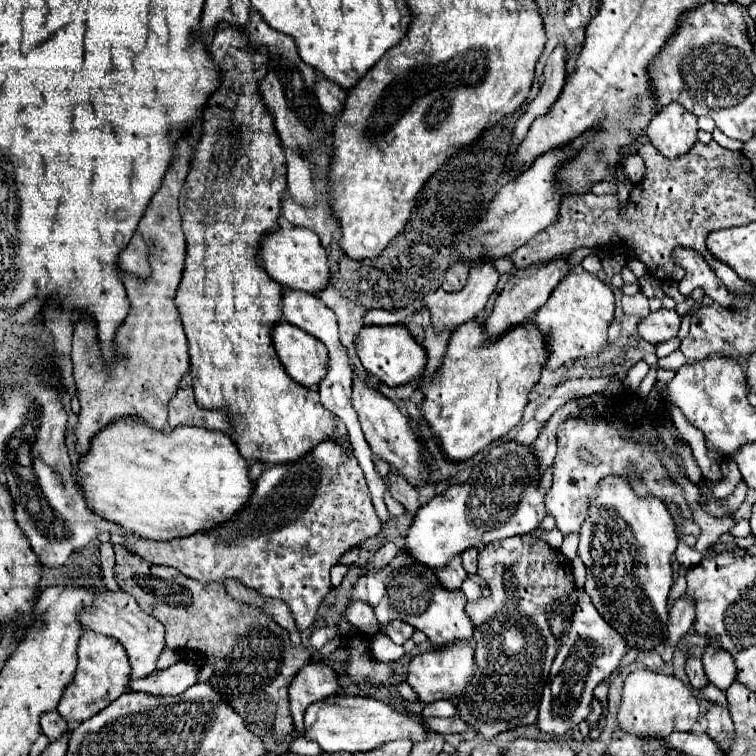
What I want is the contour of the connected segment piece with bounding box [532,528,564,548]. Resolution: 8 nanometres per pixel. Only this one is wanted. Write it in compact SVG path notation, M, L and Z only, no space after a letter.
M536 528L534 532L532 532L532 536L536 536L536 538L540 538L540 540L544 540L544 542L548 542L552 548L560 548L560 544L562 544L562 532L558 532L556 528L554 530L550 530L550 532L544 532L544 530L540 530L540 528Z

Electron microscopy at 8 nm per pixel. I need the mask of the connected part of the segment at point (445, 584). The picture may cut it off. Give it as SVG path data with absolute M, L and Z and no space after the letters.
M456 556L444 570L438 570L436 576L438 576L442 588L448 588L448 590L460 590L462 582L466 580L468 574L466 574L466 570L464 570L462 564L460 564L460 556Z

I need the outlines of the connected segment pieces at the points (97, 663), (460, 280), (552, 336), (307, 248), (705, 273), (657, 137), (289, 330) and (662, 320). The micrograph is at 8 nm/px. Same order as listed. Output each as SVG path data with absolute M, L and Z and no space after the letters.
M86 630L78 642L78 670L72 684L66 688L58 712L66 722L84 722L112 704L130 684L130 662L124 646L118 640Z
M454 262L452 264L452 268L448 268L446 270L446 278L444 278L444 282L442 282L442 288L444 290L462 290L464 286L466 286L466 278L468 278L468 266L466 264L462 264L462 262Z
M576 270L570 272L550 294L548 302L534 312L538 328L548 336L548 362L546 368L556 370L568 360L598 354L608 340L608 326L614 318L614 294L594 274Z
M280 228L278 232L264 236L260 244L260 260L268 276L272 276L272 280L290 290L316 294L326 288L330 278L326 250L322 248L320 238L308 228Z
M678 248L674 250L676 264L680 264L686 270L686 276L678 282L678 290L682 296L688 296L694 288L702 288L706 292L706 296L710 296L714 302L718 302L720 306L732 308L732 304L736 302L736 296L732 296L732 292L728 292L728 288L724 288L724 284L716 278L716 274L712 272L712 268L704 262L704 258L696 252L692 252L690 248Z
M672 102L664 106L646 130L650 144L666 158L684 156L688 148L696 142L696 116L692 116L686 108Z
M280 322L274 328L272 338L278 358L284 364L290 378L306 388L318 386L328 372L326 346L308 332L288 322Z
M658 310L658 312L650 312L646 318L640 320L638 324L638 334L640 338L644 338L650 344L660 344L666 340L672 340L678 330L680 330L680 314L676 314L676 310Z

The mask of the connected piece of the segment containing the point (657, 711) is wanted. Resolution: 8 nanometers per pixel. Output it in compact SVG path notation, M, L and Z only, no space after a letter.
M636 670L630 672L624 680L622 702L618 708L618 726L638 738L666 738L672 732L690 732L694 722L700 716L700 706L692 696L690 688L676 676Z

